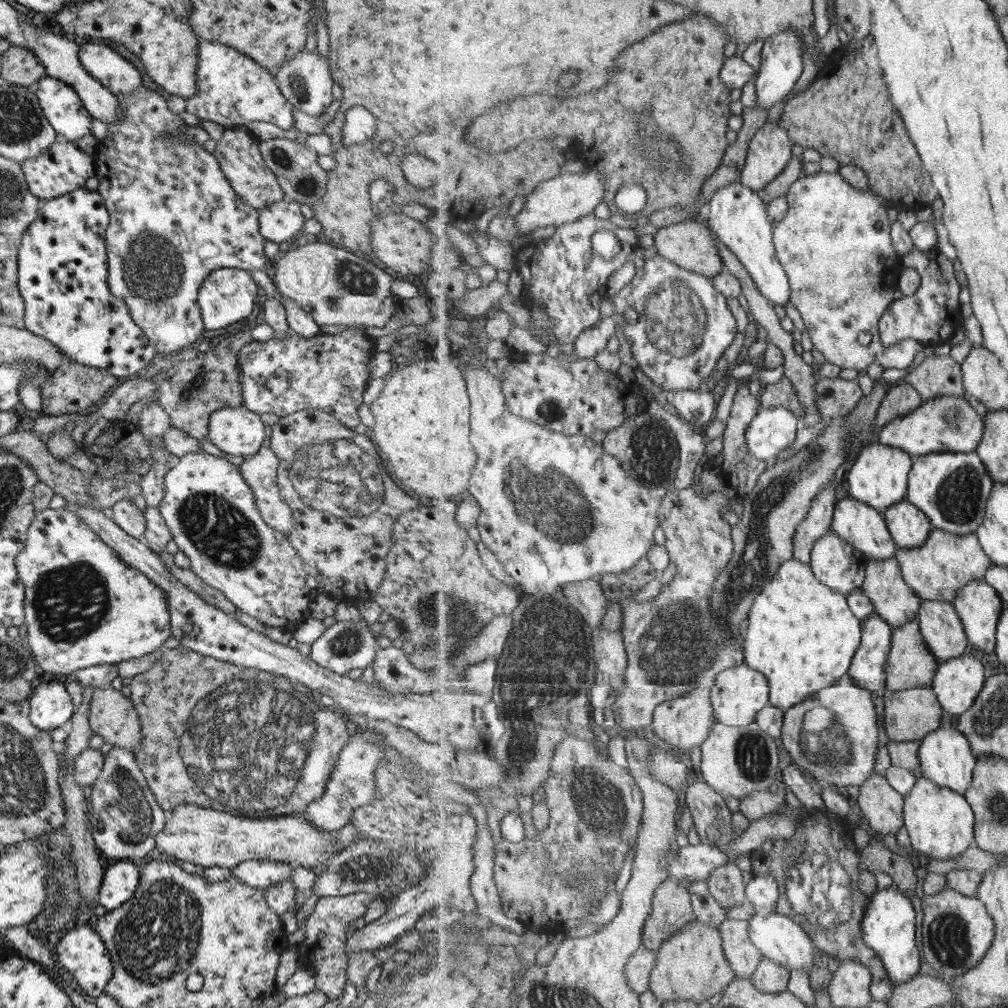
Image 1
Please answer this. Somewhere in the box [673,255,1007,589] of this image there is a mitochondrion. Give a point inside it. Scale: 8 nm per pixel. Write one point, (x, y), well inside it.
(959, 499)

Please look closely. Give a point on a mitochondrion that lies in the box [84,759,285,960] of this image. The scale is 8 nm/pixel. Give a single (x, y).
(129, 814)

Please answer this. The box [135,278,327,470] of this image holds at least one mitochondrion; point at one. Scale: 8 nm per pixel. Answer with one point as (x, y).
(188, 393)

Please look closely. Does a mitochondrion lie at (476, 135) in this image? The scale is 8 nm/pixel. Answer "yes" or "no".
yes

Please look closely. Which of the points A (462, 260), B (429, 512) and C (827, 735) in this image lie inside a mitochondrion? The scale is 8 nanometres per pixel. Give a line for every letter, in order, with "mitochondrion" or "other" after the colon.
A: other
B: other
C: mitochondrion

